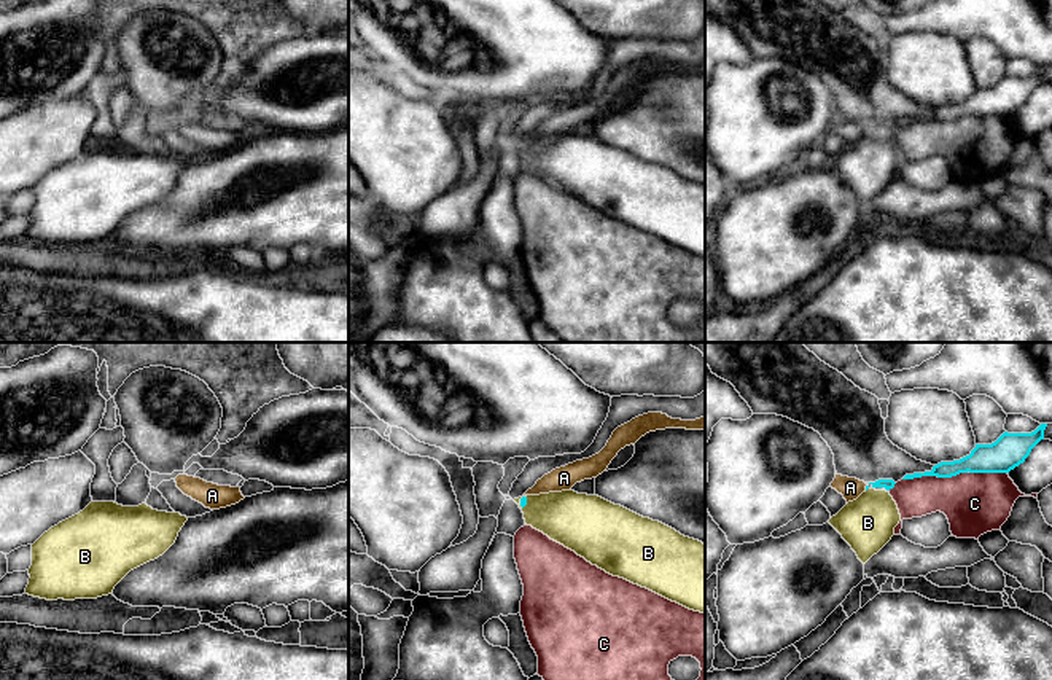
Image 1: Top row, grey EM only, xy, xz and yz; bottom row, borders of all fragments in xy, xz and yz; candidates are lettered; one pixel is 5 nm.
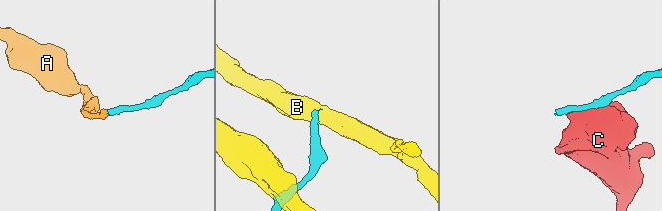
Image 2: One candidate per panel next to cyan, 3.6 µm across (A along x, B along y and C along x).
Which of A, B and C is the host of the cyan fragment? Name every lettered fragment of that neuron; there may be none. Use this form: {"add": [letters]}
{"add": ["A"]}

